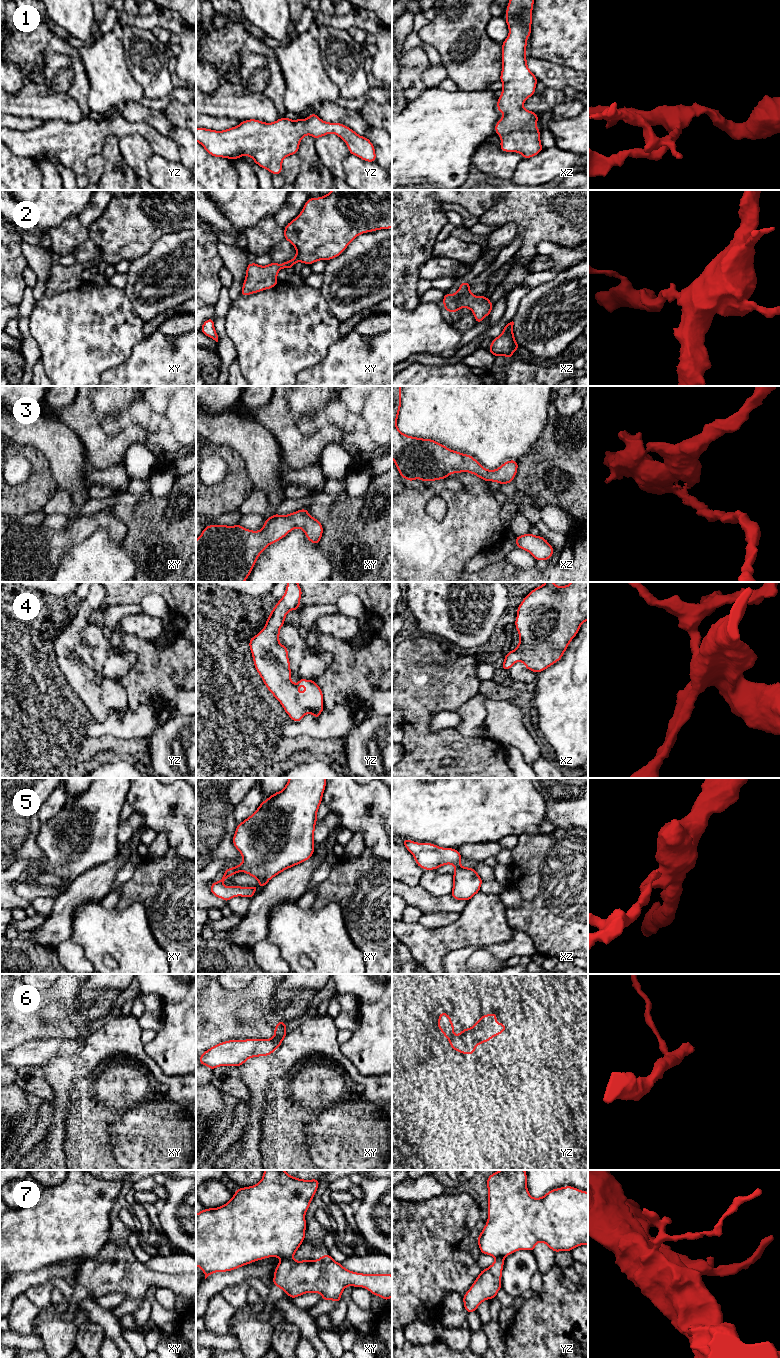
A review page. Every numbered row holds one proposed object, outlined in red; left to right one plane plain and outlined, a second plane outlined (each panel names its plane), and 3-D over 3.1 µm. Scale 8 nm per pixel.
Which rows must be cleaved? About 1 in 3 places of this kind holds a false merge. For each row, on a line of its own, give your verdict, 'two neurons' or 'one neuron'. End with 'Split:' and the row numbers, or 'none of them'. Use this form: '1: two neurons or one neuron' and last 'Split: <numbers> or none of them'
1: one neuron
2: one neuron
3: one neuron
4: one neuron
5: one neuron
6: two neurons
7: two neurons
Split: 6, 7

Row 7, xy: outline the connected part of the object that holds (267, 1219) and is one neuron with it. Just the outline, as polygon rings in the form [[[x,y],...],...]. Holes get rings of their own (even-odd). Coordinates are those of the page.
[[[264,1170],[263,1177],[258,1184],[250,1187],[238,1188],[233,1197],[223,1206],[218,1208],[203,1209],[196,1214],[196,1266],[204,1272],[205,1279],[214,1272],[226,1272],[262,1260],[268,1257],[292,1258],[305,1239],[306,1220],[305,1213],[317,1191],[319,1179],[304,1180],[290,1176],[284,1170]]]

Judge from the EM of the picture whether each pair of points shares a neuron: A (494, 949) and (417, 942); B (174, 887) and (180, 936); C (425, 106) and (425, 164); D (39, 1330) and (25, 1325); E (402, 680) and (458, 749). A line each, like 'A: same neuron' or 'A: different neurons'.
A: different neurons
B: same neuron
C: same neuron
D: different neurons
E: same neuron

